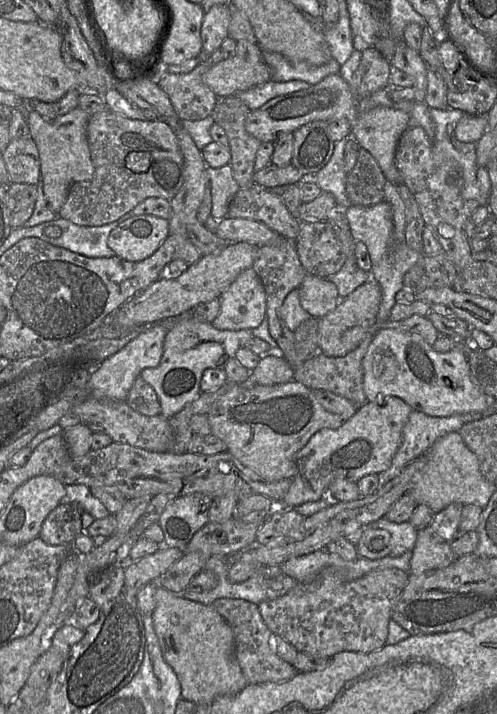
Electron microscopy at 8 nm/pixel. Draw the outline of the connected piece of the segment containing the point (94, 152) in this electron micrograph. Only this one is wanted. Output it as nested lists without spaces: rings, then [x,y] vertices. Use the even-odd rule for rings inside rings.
[[[111,110],[90,116],[87,139],[94,177],[74,183],[58,213],[82,226],[109,224],[150,197],[171,200],[184,182],[184,160],[177,137],[164,120],[137,120]]]

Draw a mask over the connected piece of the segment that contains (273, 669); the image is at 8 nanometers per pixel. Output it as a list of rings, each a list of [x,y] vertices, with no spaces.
[[[217,599],[212,607],[224,618],[233,631],[235,657],[247,684],[281,683],[291,680],[299,672],[275,652],[274,634],[264,623],[258,605],[242,599]]]

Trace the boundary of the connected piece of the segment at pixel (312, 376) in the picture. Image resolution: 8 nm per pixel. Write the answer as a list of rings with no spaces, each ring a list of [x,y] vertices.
[[[377,320],[369,330],[366,338],[353,351],[343,357],[328,357],[320,352],[307,360],[301,367],[294,369],[293,380],[302,383],[309,389],[324,390],[335,395],[344,397],[354,403],[358,408],[363,406],[367,400],[363,390],[363,367],[362,361],[367,353],[369,345],[378,332]]]

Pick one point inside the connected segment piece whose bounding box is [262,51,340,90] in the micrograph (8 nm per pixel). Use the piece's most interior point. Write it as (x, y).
(282, 70)

